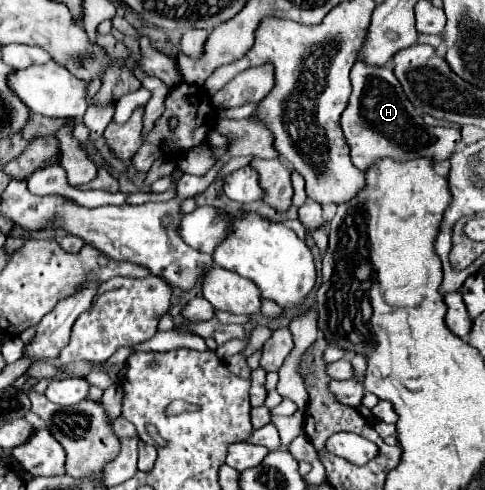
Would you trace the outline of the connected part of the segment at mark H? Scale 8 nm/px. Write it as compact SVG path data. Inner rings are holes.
M358 60L350 72L352 94L346 110L342 112L342 130L350 146L350 156L356 168L366 170L384 156L396 160L412 160L430 156L434 162L448 160L460 144L460 128L456 126L426 126L422 116L406 98L398 78L386 66L366 66Z

